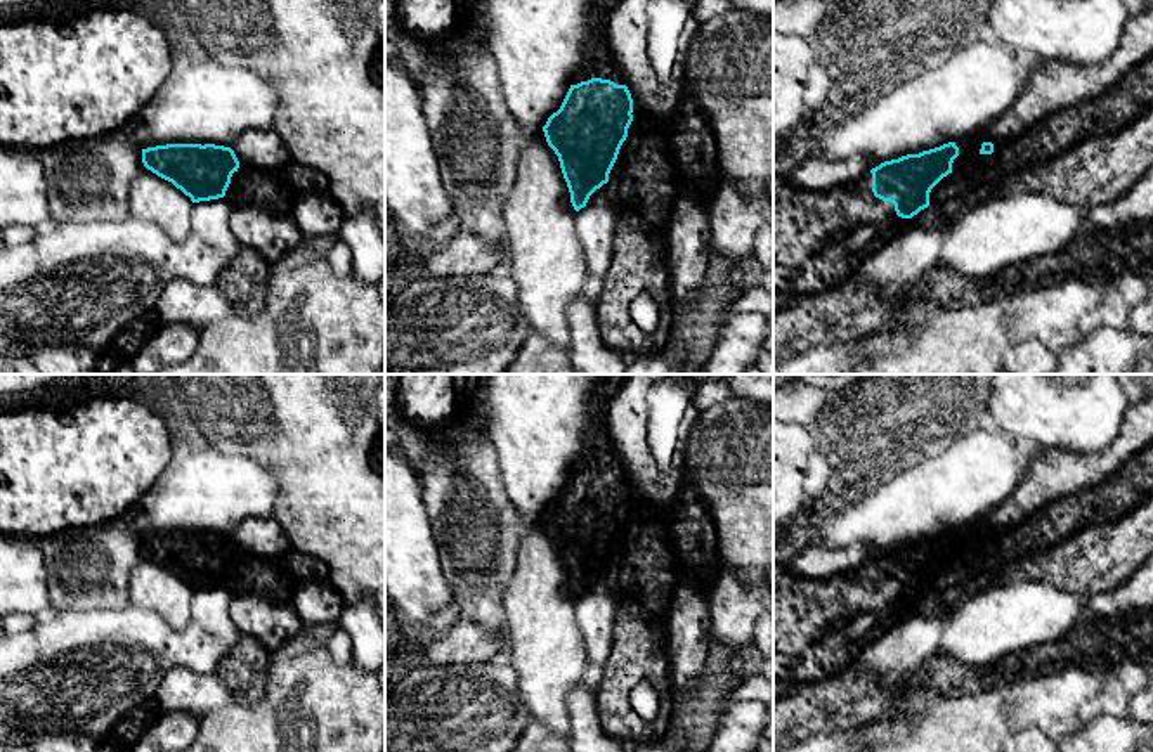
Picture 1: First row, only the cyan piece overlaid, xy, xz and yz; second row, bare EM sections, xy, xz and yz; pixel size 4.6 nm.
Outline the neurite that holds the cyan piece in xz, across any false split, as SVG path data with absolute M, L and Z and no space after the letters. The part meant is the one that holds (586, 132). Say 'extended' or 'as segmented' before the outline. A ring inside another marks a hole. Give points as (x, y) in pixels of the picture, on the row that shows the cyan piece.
extended; M596 0L596 49L570 80L557 113L543 126L560 161L576 211L609 182L609 173L633 121L633 99L607 43L607 17L617 0Z

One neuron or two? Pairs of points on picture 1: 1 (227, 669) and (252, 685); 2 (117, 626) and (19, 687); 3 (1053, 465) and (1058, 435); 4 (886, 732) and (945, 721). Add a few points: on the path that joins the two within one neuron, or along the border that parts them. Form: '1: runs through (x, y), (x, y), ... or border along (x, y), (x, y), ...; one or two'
1: runs through (233, 669), (247, 680); one
2: runs through (92, 650), (66, 674), (44, 680); one
3: border along (1048, 447), (1096, 451); two
4: border along (942, 700), (918, 716), (907, 733); two

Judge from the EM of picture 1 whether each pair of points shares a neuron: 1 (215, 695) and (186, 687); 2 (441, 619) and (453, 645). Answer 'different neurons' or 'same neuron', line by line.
1: same neuron
2: different neurons

